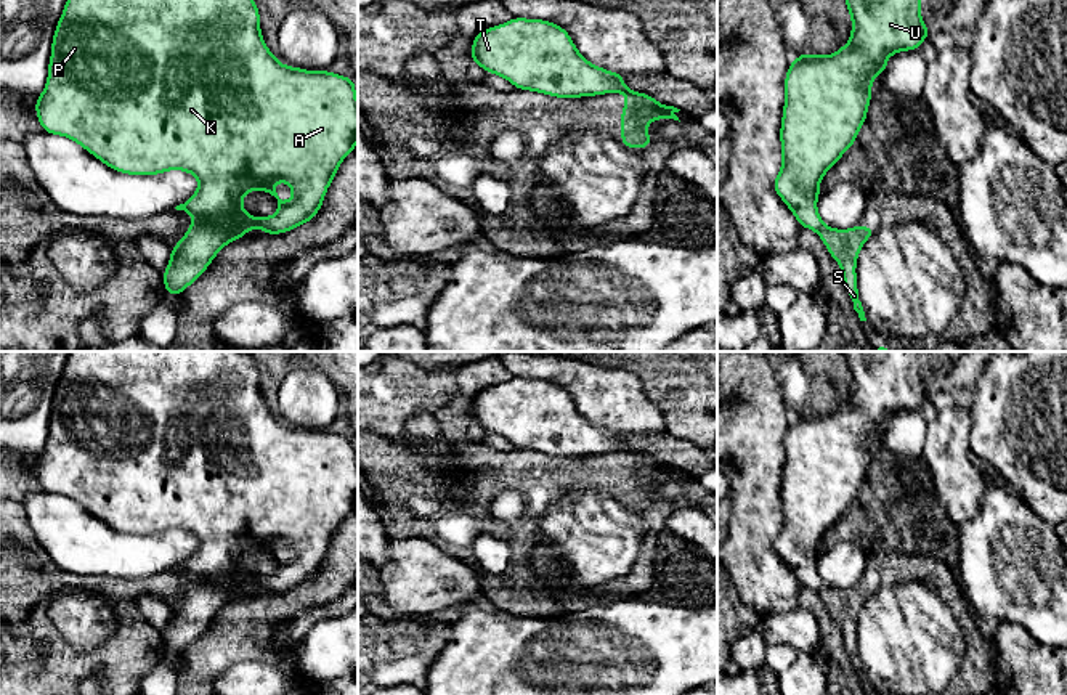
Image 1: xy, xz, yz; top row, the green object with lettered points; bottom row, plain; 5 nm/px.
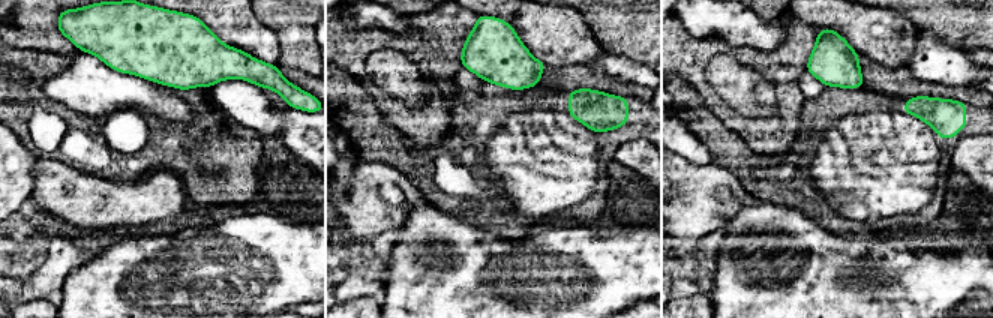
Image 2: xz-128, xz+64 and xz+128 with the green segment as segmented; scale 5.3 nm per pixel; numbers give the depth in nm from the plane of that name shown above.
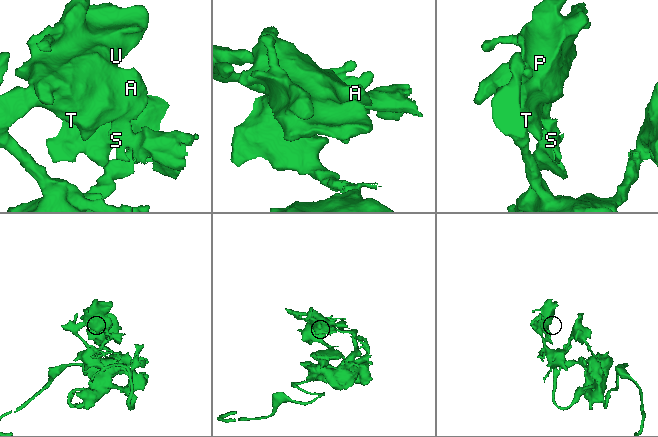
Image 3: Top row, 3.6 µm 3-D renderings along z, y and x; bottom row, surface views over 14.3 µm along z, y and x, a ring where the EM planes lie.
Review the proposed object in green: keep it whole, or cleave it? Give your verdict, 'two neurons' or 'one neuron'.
two neurons

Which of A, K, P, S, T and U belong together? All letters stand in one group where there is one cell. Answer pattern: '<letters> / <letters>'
A K P T U / S

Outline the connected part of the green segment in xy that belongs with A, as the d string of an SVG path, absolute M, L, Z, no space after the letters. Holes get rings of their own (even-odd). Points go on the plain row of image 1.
M71 352L51 400L48 438L43 451L35 459L35 473L42 488L50 494L74 499L109 528L125 534L159 534L170 530L183 530L197 538L197 551L176 570L189 573L194 581L185 595L170 608L170 621L162 634L168 655L180 655L213 621L215 615L229 602L245 597L247 589L273 589L287 592L308 583L319 571L326 551L339 531L343 518L356 509L358 501L358 462L355 440L331 430L306 430L284 425L268 409L262 390L260 372L252 353L242 352ZM274 543L287 543L294 559L282 560ZM249 551L266 551L278 559L278 571L271 576L254 576L242 568L242 557Z

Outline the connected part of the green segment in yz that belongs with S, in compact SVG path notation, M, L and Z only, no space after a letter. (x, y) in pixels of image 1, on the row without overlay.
M823 584L818 591L820 599L826 605L830 615L838 621L842 632L844 647L850 656L854 669L860 681L866 681L857 647L857 616L866 599L874 594L873 586L855 584L849 589L836 589Z

